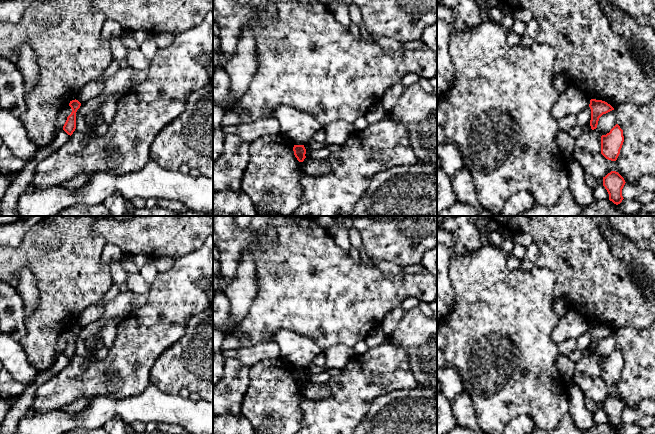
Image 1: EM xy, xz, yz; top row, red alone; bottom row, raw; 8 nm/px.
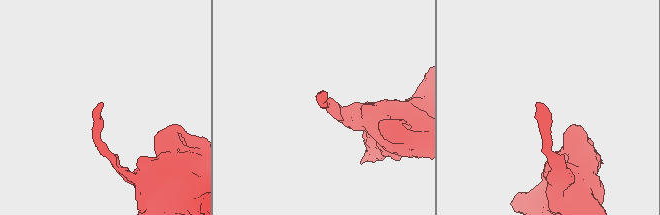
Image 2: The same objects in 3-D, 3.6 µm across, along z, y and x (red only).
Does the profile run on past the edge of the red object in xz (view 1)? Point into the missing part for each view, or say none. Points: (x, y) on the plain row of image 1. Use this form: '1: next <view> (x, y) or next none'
1: next none

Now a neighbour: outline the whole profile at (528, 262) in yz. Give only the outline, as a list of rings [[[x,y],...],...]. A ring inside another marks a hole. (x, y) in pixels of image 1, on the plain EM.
[[[536,243],[530,244],[526,247],[526,253],[521,260],[520,268],[524,271],[530,271],[536,266],[536,261],[539,257],[539,247]]]

